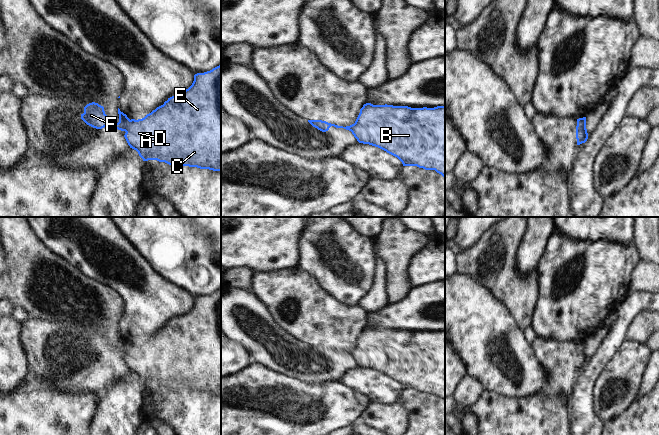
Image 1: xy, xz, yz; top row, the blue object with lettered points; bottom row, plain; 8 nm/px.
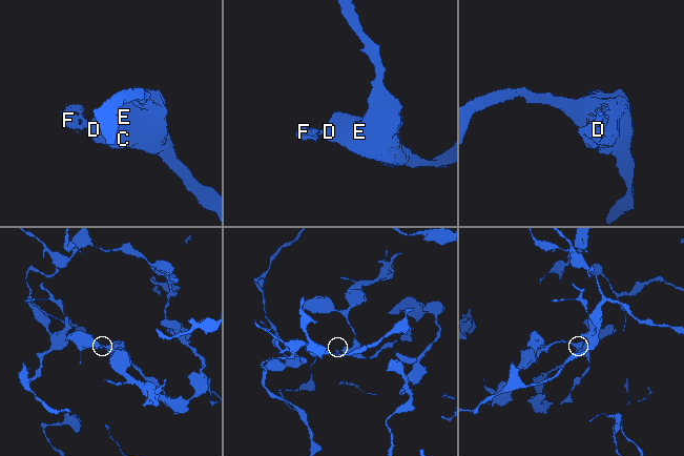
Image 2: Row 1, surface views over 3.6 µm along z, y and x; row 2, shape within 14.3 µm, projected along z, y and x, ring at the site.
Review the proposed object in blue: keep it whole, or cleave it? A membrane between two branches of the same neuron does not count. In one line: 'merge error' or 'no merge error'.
merge error

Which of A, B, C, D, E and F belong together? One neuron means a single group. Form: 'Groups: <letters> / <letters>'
Groups: A B C D E / F

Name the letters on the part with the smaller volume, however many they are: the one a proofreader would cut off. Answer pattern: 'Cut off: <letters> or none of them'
Cut off: F

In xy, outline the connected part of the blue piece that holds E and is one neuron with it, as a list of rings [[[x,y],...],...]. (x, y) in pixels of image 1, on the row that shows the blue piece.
[[[221,65],[195,74],[188,89],[168,98],[144,118],[131,119],[125,132],[128,145],[138,152],[143,161],[157,160],[174,167],[189,166],[221,171]]]

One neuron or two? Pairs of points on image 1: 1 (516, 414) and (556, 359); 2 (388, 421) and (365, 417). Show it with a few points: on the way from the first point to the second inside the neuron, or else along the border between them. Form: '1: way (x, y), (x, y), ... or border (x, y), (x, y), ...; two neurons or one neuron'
1: way (532, 409), (556, 385), (556, 375); one neuron
2: way (382, 417), (371, 417); one neuron

